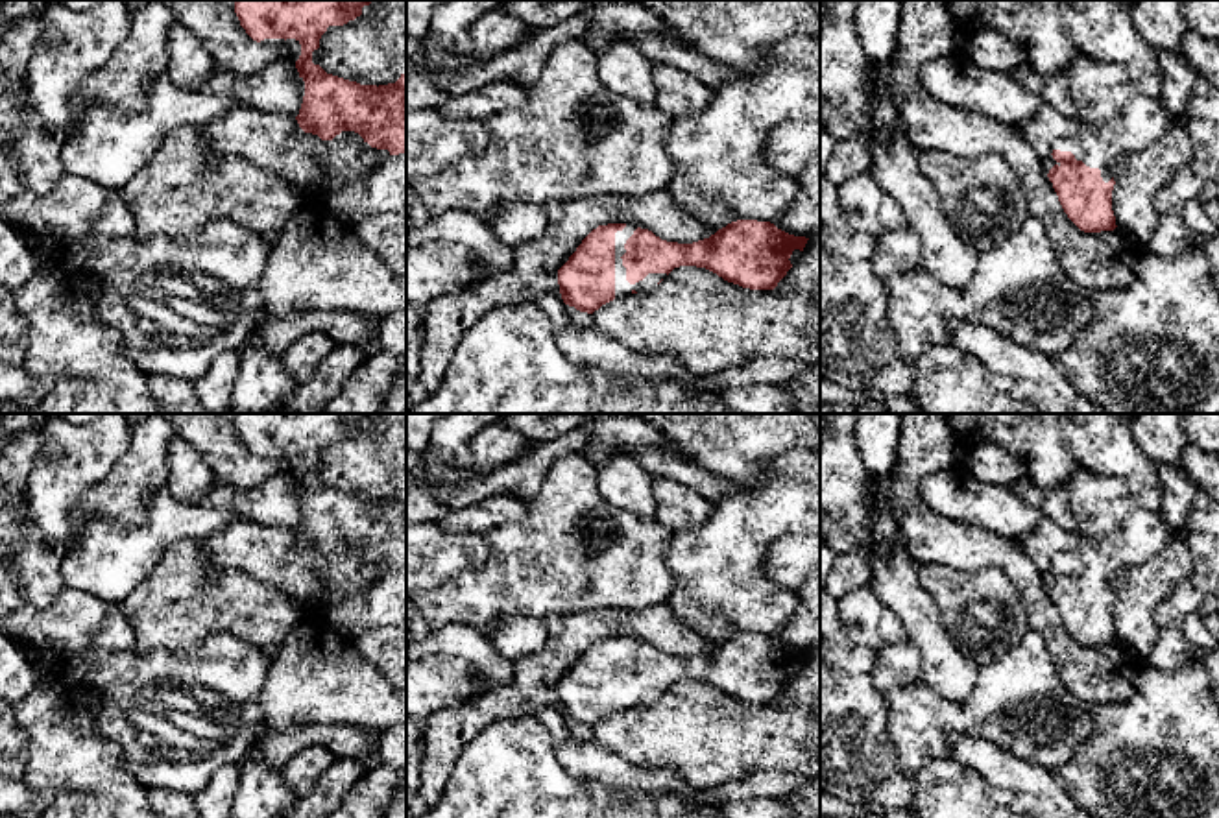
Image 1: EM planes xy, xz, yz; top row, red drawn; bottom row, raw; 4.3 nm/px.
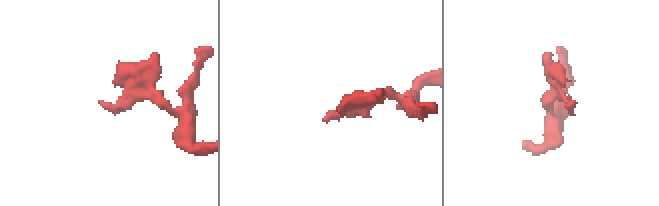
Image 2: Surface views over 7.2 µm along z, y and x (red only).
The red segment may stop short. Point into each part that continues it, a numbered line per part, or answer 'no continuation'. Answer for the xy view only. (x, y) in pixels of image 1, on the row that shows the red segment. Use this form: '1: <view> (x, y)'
1: xy (290, 47)

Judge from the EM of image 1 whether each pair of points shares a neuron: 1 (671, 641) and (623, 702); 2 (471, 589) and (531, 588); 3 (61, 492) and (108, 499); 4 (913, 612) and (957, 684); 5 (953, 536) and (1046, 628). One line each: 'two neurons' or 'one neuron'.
1: two neurons
2: one neuron
3: two neurons
4: one neuron
5: one neuron

